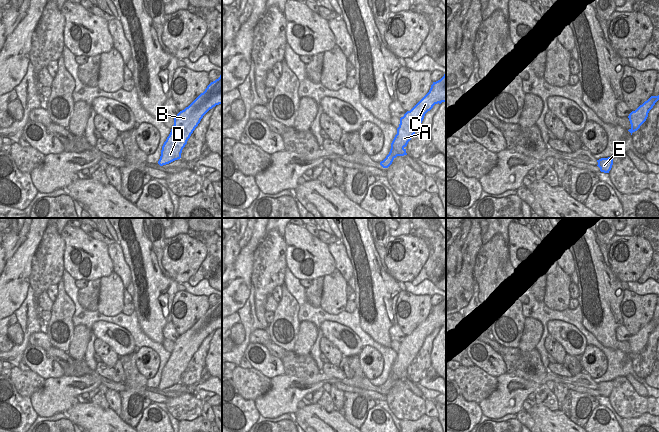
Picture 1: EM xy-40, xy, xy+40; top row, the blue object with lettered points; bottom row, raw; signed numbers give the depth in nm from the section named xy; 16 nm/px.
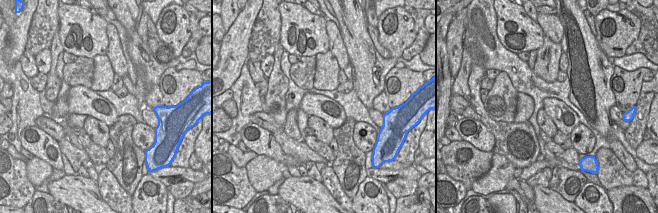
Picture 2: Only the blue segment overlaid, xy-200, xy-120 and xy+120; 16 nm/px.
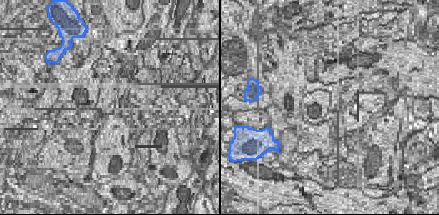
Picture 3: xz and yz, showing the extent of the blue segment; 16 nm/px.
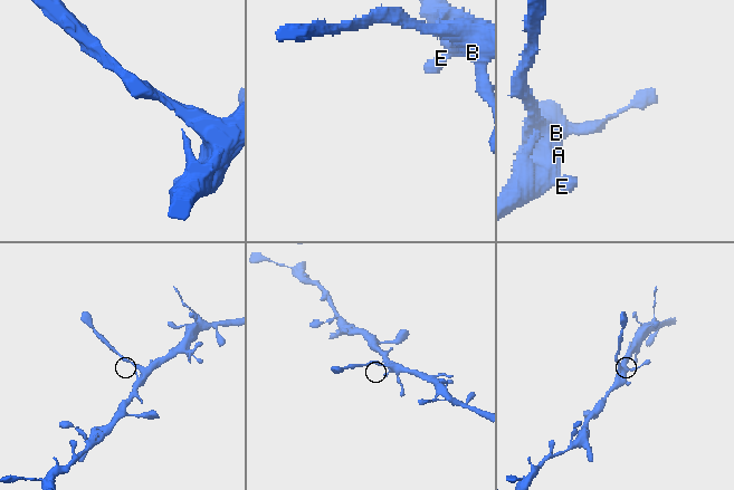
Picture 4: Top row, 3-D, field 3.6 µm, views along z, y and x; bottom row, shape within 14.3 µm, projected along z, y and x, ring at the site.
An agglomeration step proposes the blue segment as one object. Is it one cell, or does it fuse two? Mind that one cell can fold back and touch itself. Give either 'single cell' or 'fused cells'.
single cell

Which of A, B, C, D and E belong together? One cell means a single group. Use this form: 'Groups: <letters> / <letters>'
Groups: A B C D E.

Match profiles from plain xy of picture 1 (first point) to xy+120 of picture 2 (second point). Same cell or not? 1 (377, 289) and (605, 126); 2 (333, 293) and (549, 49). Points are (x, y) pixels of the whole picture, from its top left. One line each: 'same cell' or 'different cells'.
1: same cell
2: same cell

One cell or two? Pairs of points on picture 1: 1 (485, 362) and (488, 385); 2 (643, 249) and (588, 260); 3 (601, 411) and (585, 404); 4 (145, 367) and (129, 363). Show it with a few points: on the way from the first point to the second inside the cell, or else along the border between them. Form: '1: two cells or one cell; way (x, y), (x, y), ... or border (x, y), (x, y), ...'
1: two cells; border (475, 365), (496, 377)
2: two cells; border (609, 267), (621, 281)
3: two cells; border (599, 404), (586, 421)
4: two cells; border (135, 350), (135, 365), (147, 379)

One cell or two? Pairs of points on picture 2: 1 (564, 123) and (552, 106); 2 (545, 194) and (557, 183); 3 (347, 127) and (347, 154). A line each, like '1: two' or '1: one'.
1: one
2: two
3: one

